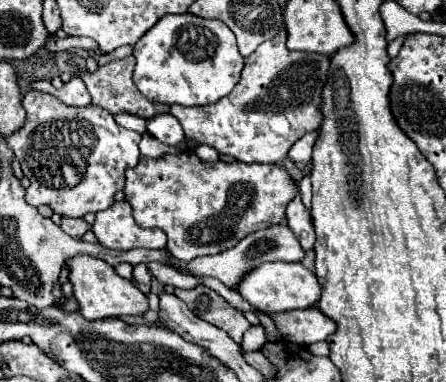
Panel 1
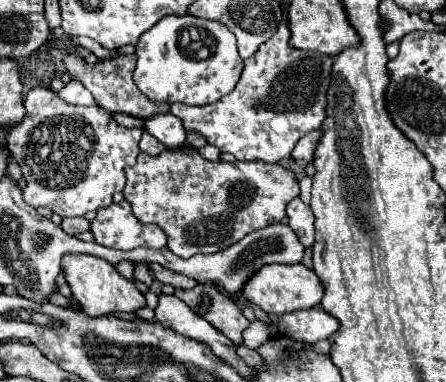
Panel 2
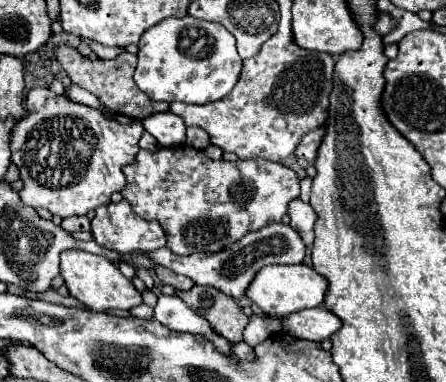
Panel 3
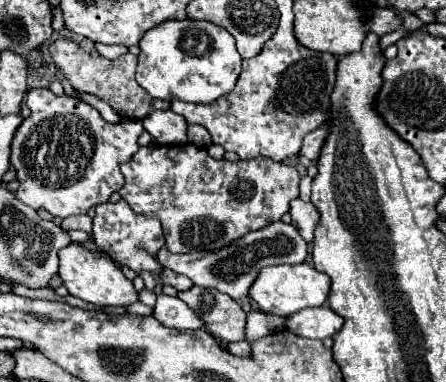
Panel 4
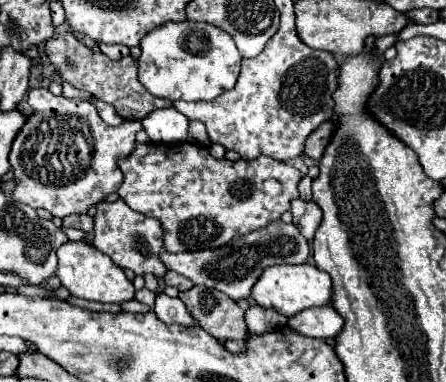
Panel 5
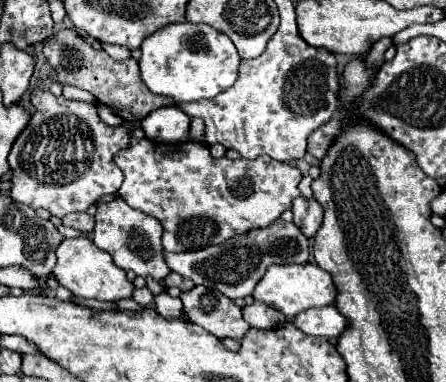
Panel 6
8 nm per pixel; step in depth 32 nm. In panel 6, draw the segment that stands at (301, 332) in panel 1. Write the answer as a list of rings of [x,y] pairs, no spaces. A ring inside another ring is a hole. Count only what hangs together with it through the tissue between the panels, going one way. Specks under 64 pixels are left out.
[[[324,306],[300,312],[296,318],[292,318],[292,324],[308,336],[338,338],[348,322],[334,306]]]

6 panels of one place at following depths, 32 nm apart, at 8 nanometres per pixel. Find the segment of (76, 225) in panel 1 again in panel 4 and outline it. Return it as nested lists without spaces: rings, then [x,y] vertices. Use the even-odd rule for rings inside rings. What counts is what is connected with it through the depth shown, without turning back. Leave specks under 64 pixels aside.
[[[70,216],[62,220],[62,228],[64,230],[84,230],[90,232],[92,230],[92,218],[90,216]]]

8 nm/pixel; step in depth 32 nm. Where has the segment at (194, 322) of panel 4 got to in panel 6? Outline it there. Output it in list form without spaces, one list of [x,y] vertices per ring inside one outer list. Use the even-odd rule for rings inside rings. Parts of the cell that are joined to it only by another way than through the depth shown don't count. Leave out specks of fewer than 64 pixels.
[[[166,292],[156,296],[156,312],[164,318],[164,320],[190,320],[184,312],[182,300],[180,298],[172,298]]]

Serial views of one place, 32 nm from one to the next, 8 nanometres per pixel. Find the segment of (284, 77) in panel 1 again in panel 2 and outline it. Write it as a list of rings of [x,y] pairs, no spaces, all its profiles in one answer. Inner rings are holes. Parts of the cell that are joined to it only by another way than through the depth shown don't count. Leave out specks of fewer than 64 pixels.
[[[286,8],[276,34],[264,42],[258,52],[244,60],[244,70],[236,88],[208,106],[172,104],[170,112],[178,116],[186,132],[196,132],[220,152],[234,154],[236,160],[280,162],[288,158],[294,144],[308,132],[322,126],[326,88],[332,58],[318,52],[288,48]]]

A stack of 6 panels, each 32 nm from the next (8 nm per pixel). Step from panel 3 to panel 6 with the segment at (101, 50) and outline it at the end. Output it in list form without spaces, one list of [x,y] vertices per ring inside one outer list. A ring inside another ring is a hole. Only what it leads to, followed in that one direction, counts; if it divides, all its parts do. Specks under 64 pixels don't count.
[[[102,44],[102,48],[106,53],[116,61],[122,61],[131,56],[131,51],[124,46],[113,44]]]

